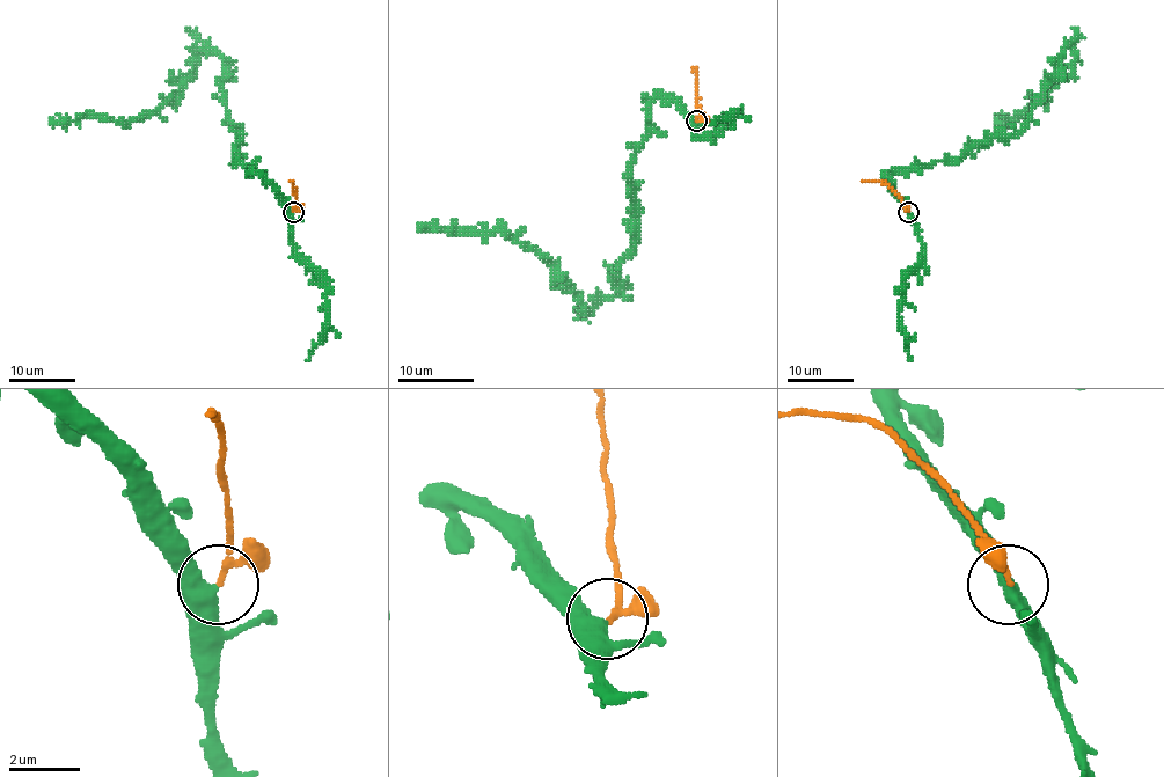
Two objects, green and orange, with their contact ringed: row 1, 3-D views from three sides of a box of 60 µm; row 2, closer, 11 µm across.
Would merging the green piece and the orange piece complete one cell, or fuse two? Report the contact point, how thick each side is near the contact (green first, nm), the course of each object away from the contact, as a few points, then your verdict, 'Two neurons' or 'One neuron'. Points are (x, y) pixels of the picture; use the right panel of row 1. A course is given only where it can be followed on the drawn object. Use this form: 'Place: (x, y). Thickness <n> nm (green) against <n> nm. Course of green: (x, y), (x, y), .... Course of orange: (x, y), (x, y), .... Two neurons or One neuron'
Place: (908, 212). Thickness 380 nm (green) against 110 nm. Course of green: (909, 212), (887, 176), (1011, 138), (1073, 42), (1074, 68), (1044, 99), (1004, 118). Course of orange: (907, 212), (902, 200), (884, 183), (861, 182). Two neurons

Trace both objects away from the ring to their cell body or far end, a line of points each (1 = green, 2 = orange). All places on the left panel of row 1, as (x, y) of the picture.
1: (293, 212), (235, 160), (225, 64), (200, 42), (196, 72), (152, 114), (124, 122), (51, 118)
2: (293, 212), (293, 183), (290, 182)

